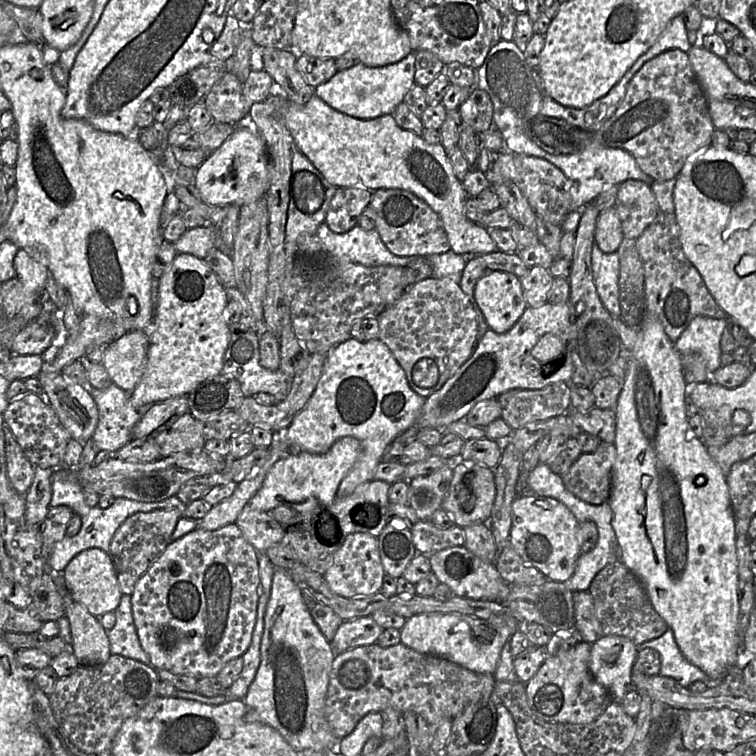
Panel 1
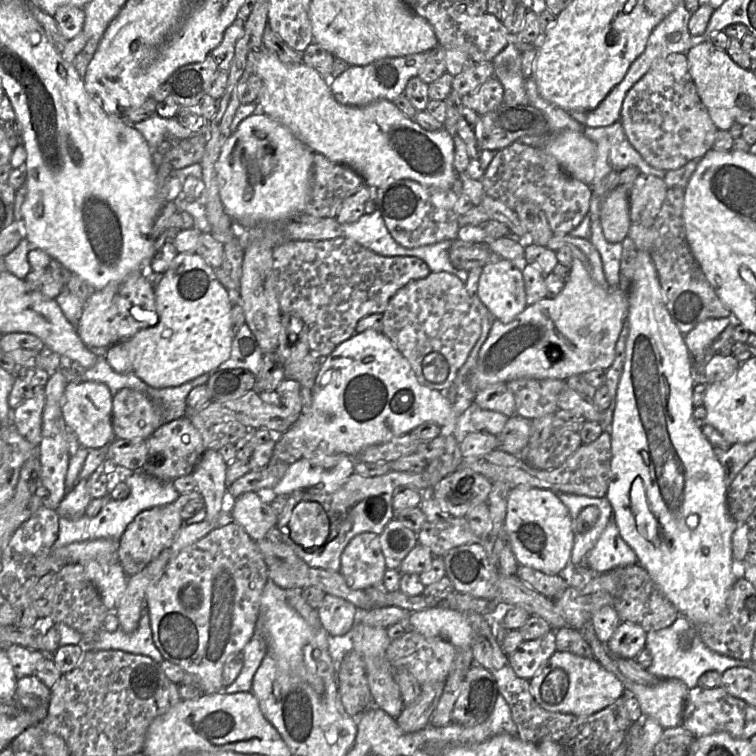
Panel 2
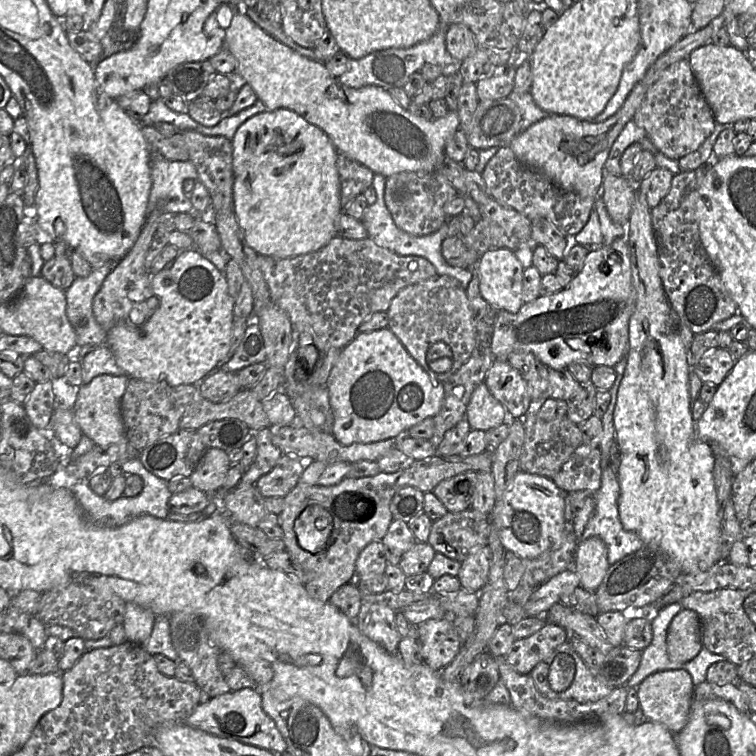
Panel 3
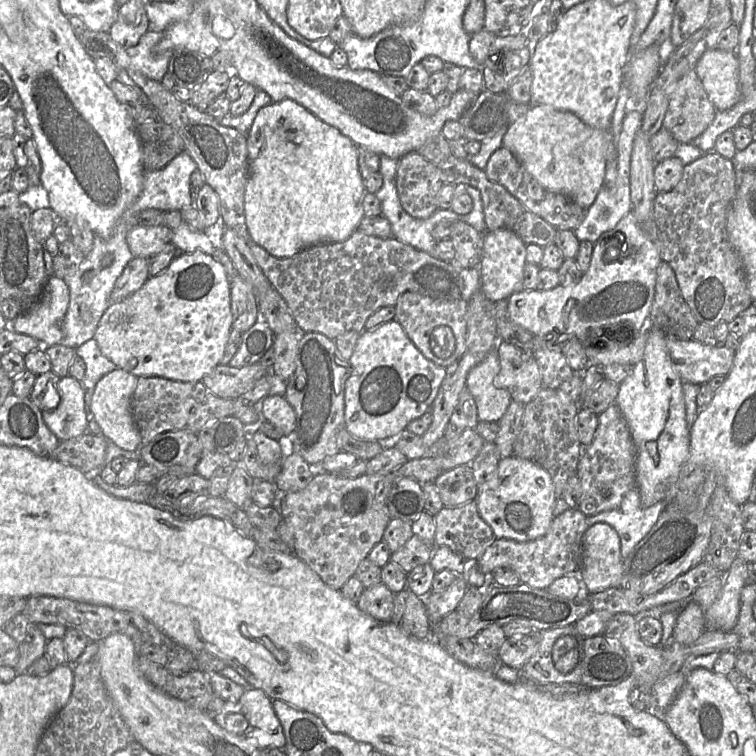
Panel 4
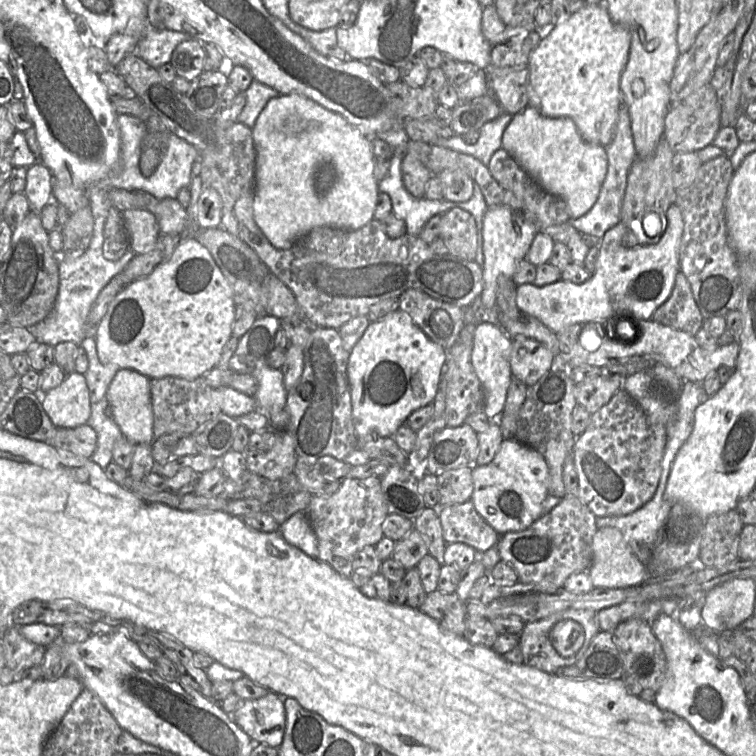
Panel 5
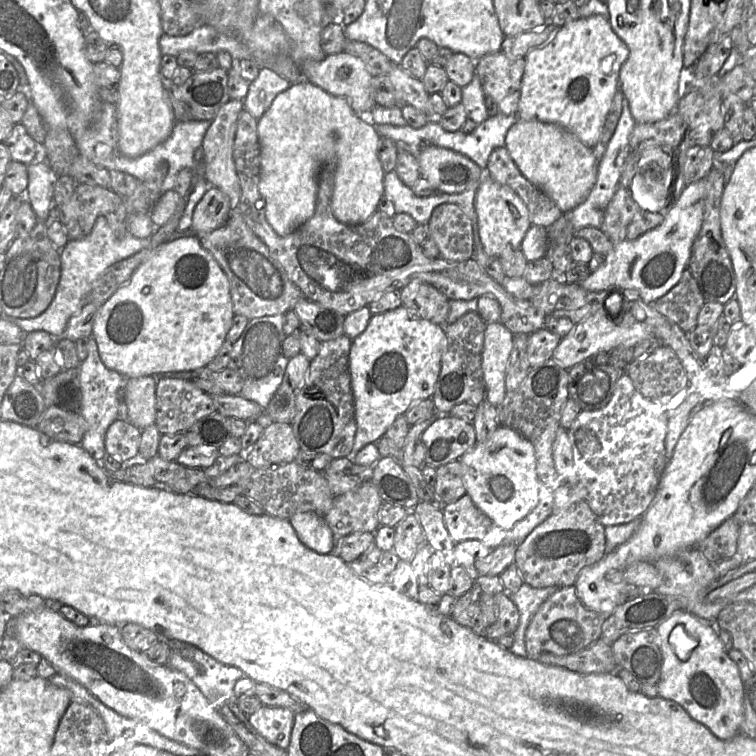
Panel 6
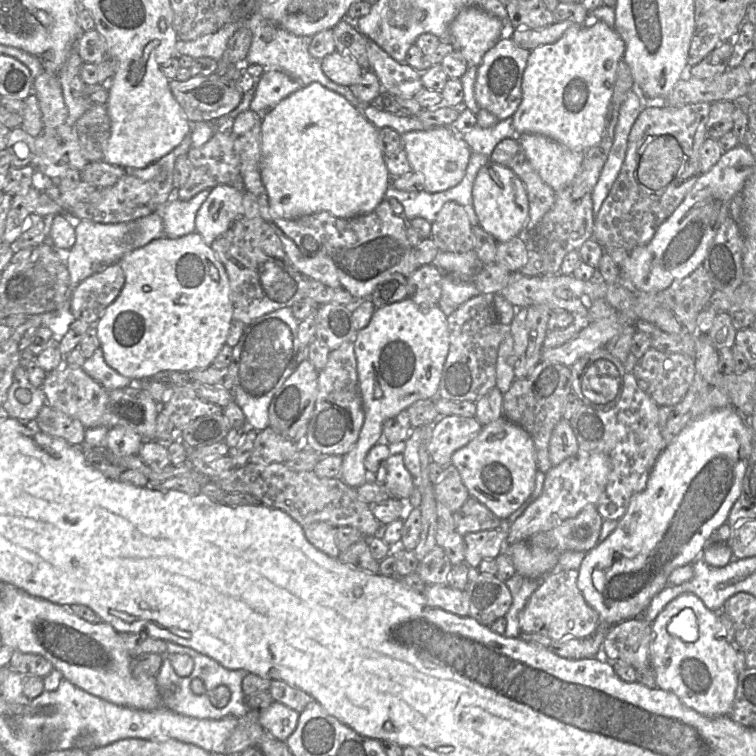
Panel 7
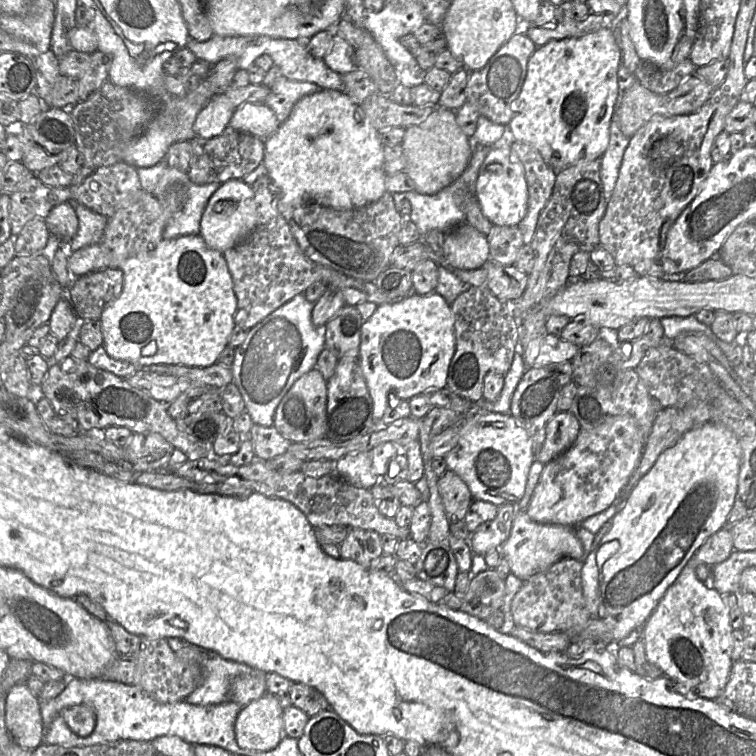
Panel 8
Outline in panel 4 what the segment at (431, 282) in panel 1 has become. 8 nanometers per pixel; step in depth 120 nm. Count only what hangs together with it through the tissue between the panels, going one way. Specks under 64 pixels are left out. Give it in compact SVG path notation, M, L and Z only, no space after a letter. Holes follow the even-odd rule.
M405 292L395 305L394 319L420 352L437 366L448 368L466 349L467 307L464 299L433 299L417 292Z

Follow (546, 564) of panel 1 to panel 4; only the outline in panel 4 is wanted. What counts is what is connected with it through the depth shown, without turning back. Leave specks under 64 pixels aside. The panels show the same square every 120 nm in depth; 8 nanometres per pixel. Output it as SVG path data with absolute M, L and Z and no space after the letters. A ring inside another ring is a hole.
M515 455L500 460L497 471L480 487L475 499L482 519L492 528L496 539L528 542L548 531L554 518L556 494L552 477L542 466Z

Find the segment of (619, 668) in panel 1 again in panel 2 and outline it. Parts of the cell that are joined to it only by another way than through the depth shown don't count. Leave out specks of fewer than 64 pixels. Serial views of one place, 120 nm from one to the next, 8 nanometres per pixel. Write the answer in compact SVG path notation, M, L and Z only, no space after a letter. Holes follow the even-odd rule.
M621 622L606 643L608 651L623 658L634 659L645 648L647 633L632 622Z

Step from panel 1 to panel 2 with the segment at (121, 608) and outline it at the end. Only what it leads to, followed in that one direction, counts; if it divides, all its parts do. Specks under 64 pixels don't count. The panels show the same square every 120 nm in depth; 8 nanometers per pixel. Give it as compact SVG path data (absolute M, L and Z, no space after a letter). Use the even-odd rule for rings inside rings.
M146 607L142 610L139 625L134 632L126 633L120 626L114 632L101 629L97 632L94 642L88 643L84 648L85 650L121 650L131 654L140 654L150 657L157 664L164 660L154 644Z

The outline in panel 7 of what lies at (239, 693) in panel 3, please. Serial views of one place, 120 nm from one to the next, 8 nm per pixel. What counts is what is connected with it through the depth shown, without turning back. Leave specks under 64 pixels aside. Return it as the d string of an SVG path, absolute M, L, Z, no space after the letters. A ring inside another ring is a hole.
M277 701L258 712L259 722L265 732L283 742L286 742L295 731L300 715L297 711Z

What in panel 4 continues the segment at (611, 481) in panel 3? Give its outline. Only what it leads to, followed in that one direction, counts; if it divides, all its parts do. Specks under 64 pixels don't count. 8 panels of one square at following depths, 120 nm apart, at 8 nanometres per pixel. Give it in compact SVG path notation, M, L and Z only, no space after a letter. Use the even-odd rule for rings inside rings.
M632 488L617 508L587 517L587 524L591 527L597 523L607 523L614 528L620 538L621 556L625 558L649 533L666 506L665 501L660 501L643 507L639 491Z

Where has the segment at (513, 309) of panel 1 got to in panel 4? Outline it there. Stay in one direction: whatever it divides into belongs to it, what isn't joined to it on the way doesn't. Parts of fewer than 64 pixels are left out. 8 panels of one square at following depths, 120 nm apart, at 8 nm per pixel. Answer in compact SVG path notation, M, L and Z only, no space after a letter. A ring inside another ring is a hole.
M502 228L492 232L486 231L478 269L481 278L481 290L492 302L506 300L513 293L521 290L526 264L526 247L527 244L511 230Z

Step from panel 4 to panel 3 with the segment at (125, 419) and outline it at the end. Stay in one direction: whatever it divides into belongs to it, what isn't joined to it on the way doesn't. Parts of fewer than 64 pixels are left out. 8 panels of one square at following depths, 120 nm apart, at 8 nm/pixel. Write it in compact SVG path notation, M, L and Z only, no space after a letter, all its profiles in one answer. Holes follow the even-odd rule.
M102 374L77 388L77 398L73 407L74 417L83 435L89 437L95 445L106 446L127 440L121 416L121 400L129 378L127 375Z

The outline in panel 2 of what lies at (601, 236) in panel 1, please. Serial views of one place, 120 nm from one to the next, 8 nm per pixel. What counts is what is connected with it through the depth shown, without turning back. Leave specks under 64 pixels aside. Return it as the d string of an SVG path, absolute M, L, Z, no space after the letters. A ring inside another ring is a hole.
M616 187L604 200L599 220L603 235L610 243L622 243L631 227L629 191Z

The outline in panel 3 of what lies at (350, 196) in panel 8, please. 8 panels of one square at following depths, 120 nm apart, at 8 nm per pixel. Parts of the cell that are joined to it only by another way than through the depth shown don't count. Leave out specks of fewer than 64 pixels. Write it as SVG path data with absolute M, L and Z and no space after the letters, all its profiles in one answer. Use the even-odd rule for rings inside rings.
M266 110L240 125L231 141L234 213L247 244L258 255L292 258L318 251L337 236L339 218L343 213L336 167L338 152L320 128L291 110Z

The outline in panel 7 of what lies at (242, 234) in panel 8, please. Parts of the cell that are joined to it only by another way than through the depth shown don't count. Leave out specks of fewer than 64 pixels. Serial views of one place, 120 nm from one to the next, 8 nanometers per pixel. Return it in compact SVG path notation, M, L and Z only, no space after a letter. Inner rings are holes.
M219 184L212 188L197 211L196 232L209 246L223 235L239 216L244 192L230 184Z

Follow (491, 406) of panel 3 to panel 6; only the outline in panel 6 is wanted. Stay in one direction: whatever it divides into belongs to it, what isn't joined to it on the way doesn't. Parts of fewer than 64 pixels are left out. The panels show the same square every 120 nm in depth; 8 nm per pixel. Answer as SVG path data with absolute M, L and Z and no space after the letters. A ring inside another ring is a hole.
M487 323L482 351L482 370L486 399L499 407L506 396L508 361L514 346L514 334L501 323Z

